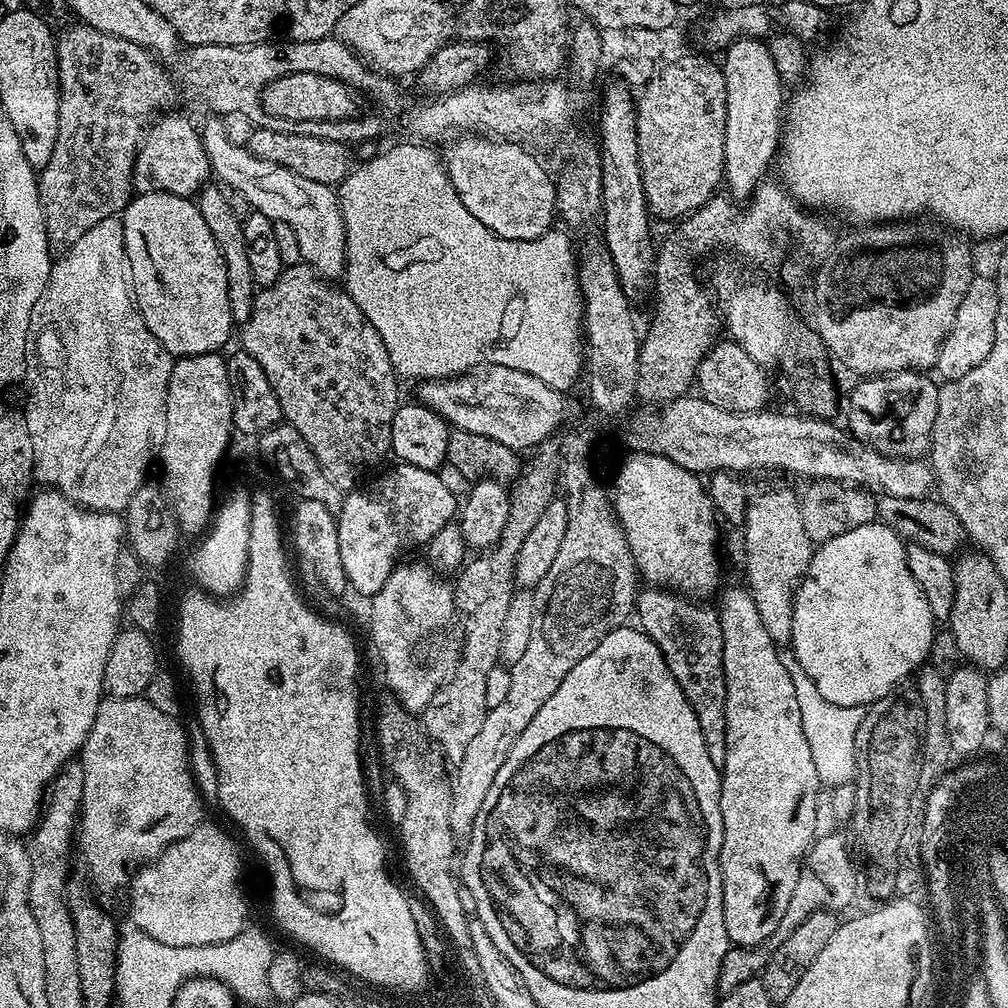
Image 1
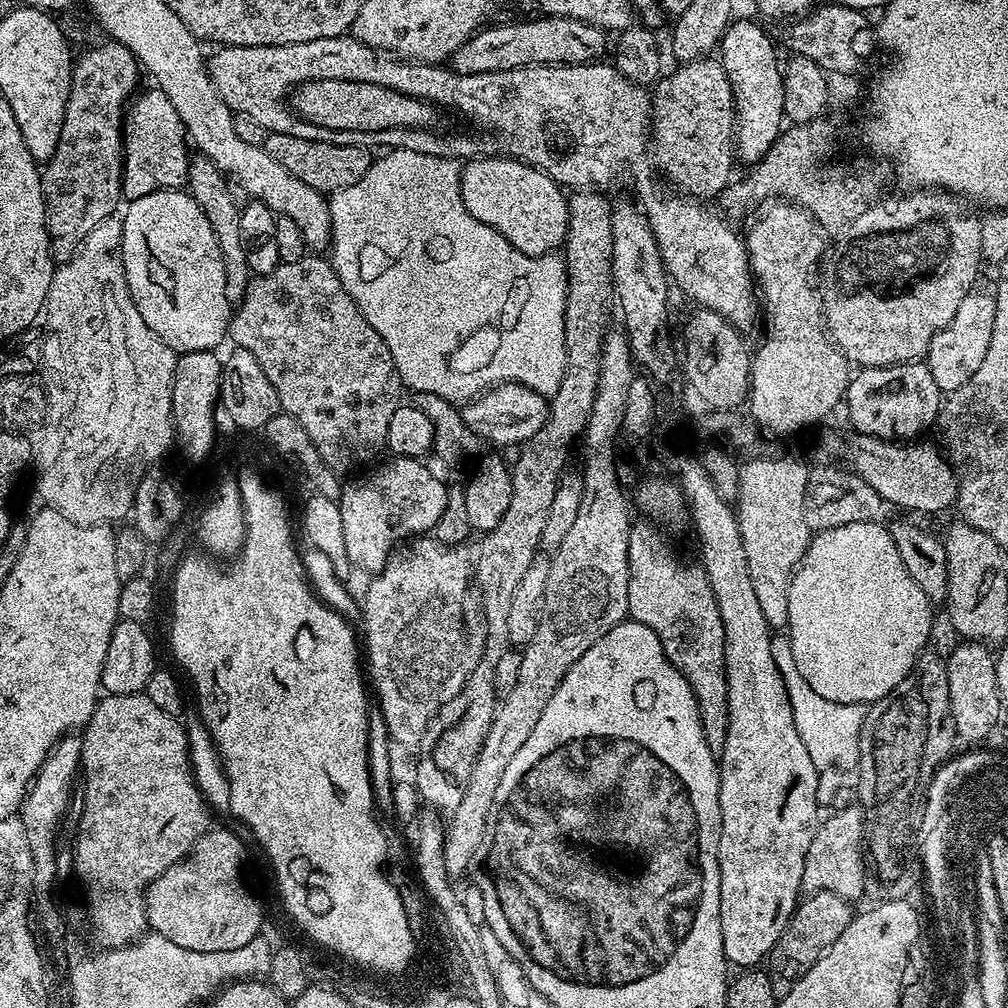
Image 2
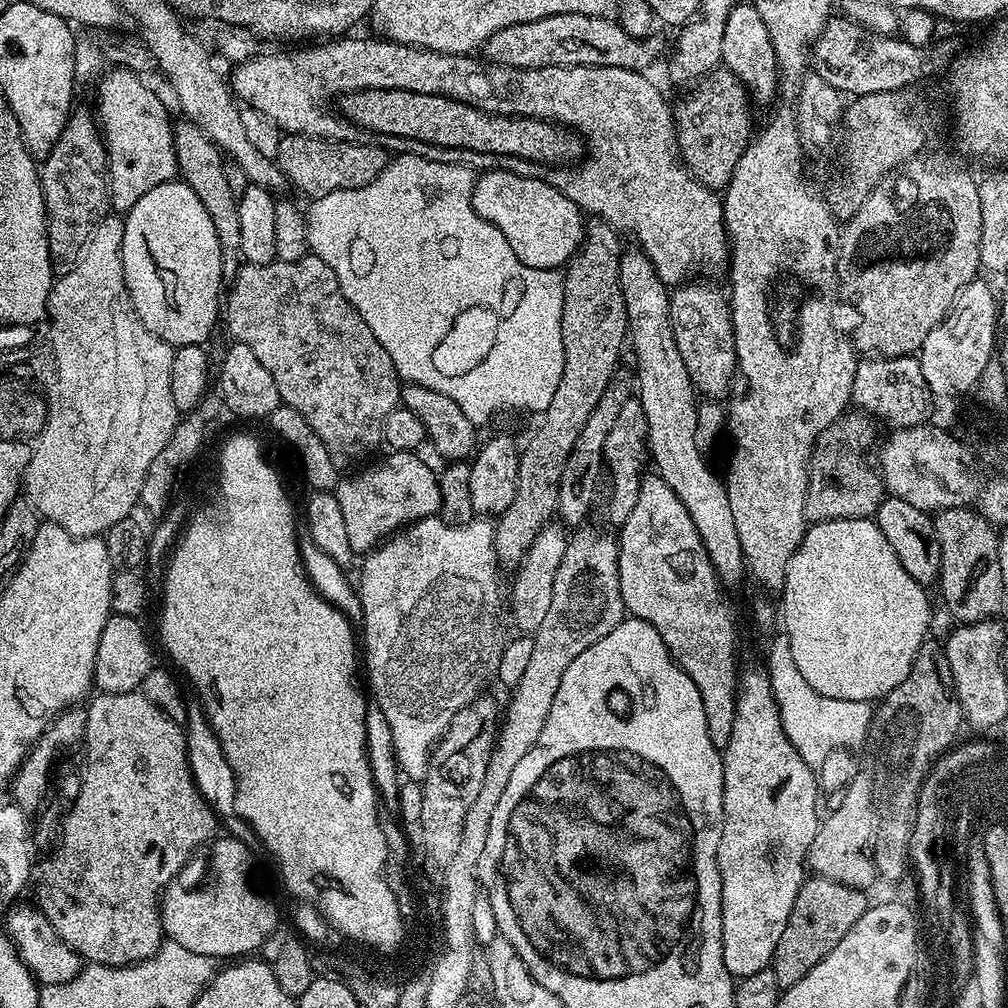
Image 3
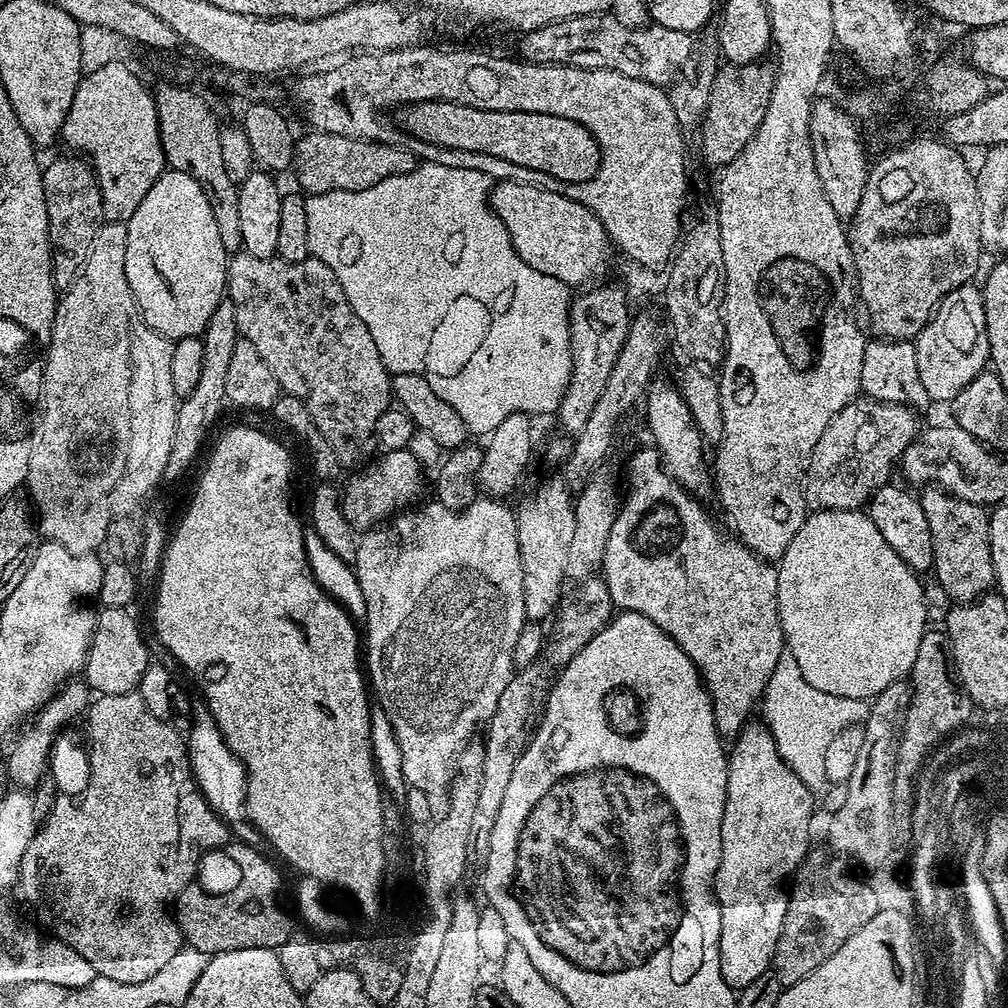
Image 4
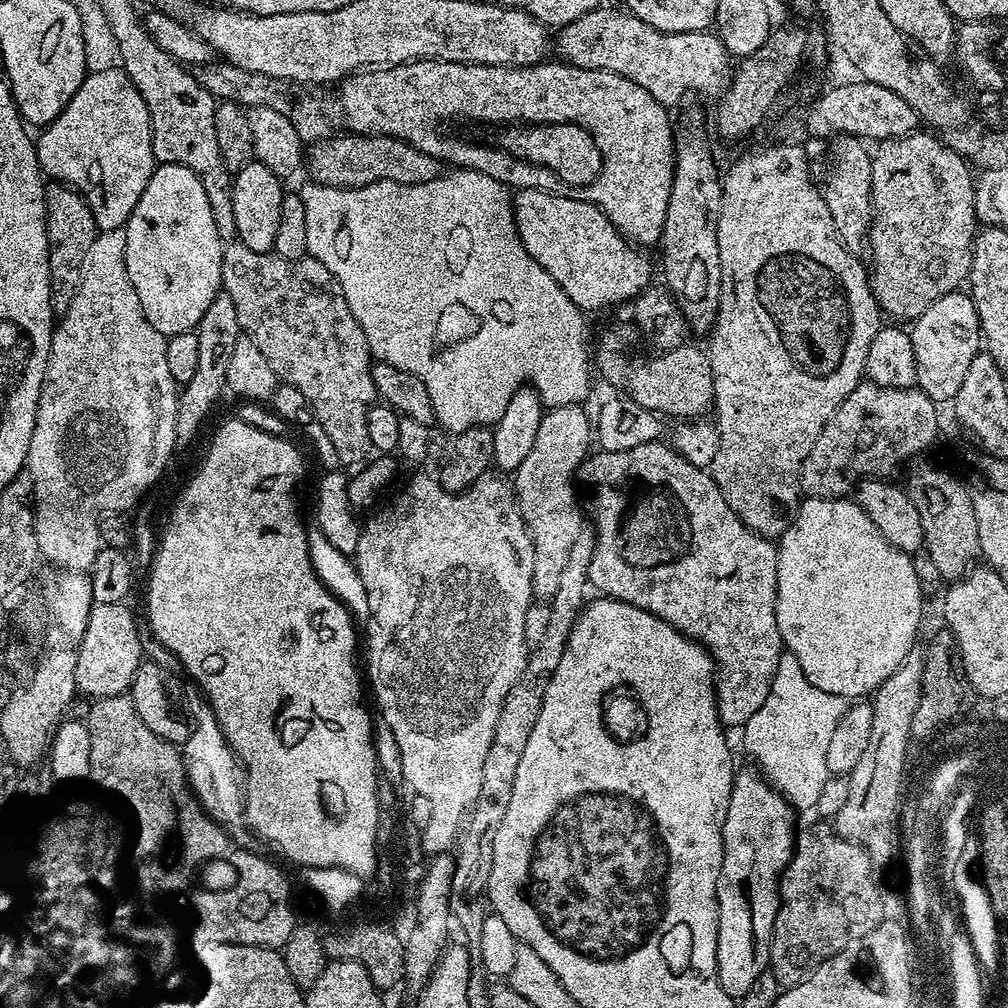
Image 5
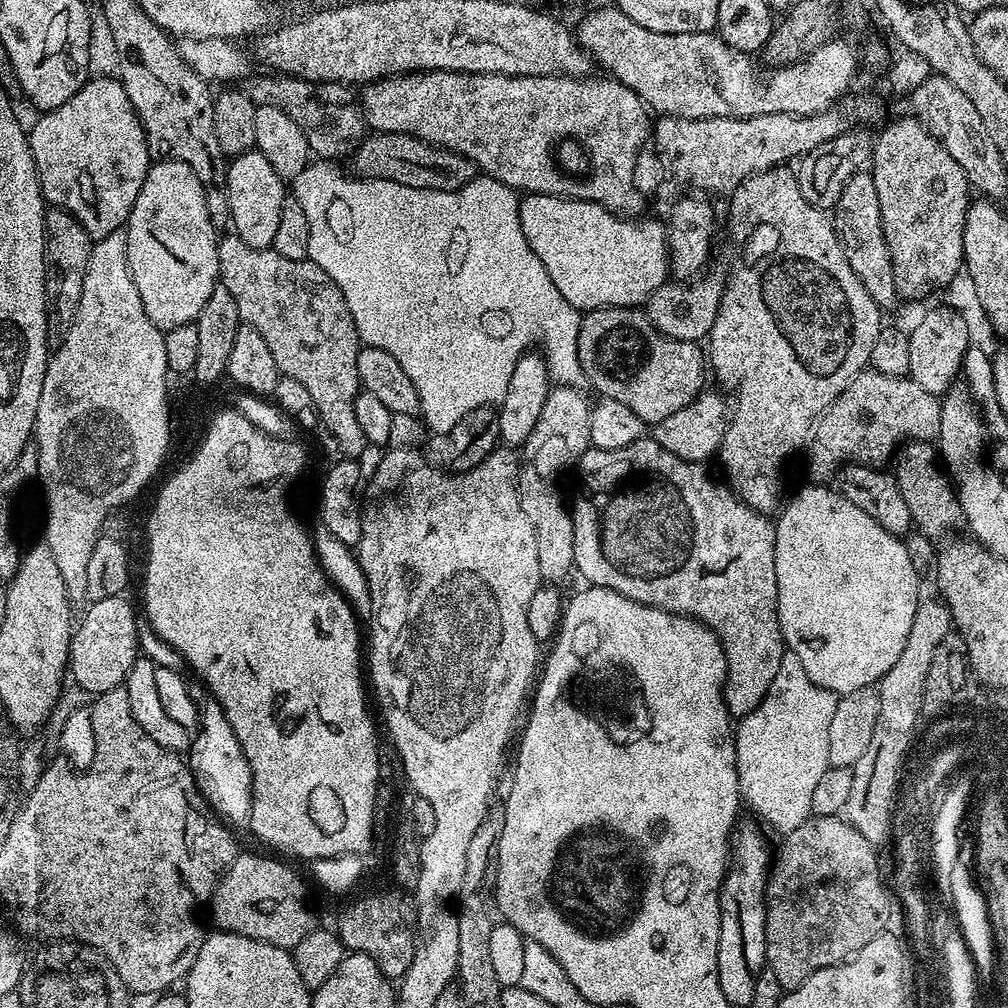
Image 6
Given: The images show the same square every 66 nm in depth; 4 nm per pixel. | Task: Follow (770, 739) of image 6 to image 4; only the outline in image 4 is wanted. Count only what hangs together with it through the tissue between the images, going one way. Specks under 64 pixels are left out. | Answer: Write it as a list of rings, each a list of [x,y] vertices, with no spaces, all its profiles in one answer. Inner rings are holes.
[[[784,651],[770,674],[770,682],[762,701],[762,723],[774,738],[776,749],[782,759],[798,774],[800,781],[813,790],[826,784],[826,746],[830,746],[836,734],[853,726],[863,725],[866,718],[866,700],[842,698],[838,694],[826,694],[802,678],[802,669],[794,654]]]

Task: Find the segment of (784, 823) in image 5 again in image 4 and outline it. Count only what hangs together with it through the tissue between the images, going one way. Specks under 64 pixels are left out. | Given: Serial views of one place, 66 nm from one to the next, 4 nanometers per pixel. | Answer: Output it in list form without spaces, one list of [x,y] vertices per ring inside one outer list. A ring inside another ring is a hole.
[[[752,722],[740,731],[740,735],[735,737],[733,746],[728,752],[728,777],[726,778],[726,806],[722,814],[722,858],[718,862],[716,871],[716,901],[720,903],[720,913],[722,914],[722,930],[720,931],[720,965],[722,966],[722,978],[734,990],[739,990],[750,986],[754,978],[758,978],[763,972],[769,971],[774,958],[774,950],[778,942],[778,934],[782,934],[782,922],[786,918],[786,906],[788,905],[789,889],[786,881],[795,873],[801,864],[805,863],[809,855],[808,839],[812,836],[812,796],[813,789],[807,788],[790,770],[790,766],[778,754],[774,738],[769,734],[763,723]]]

